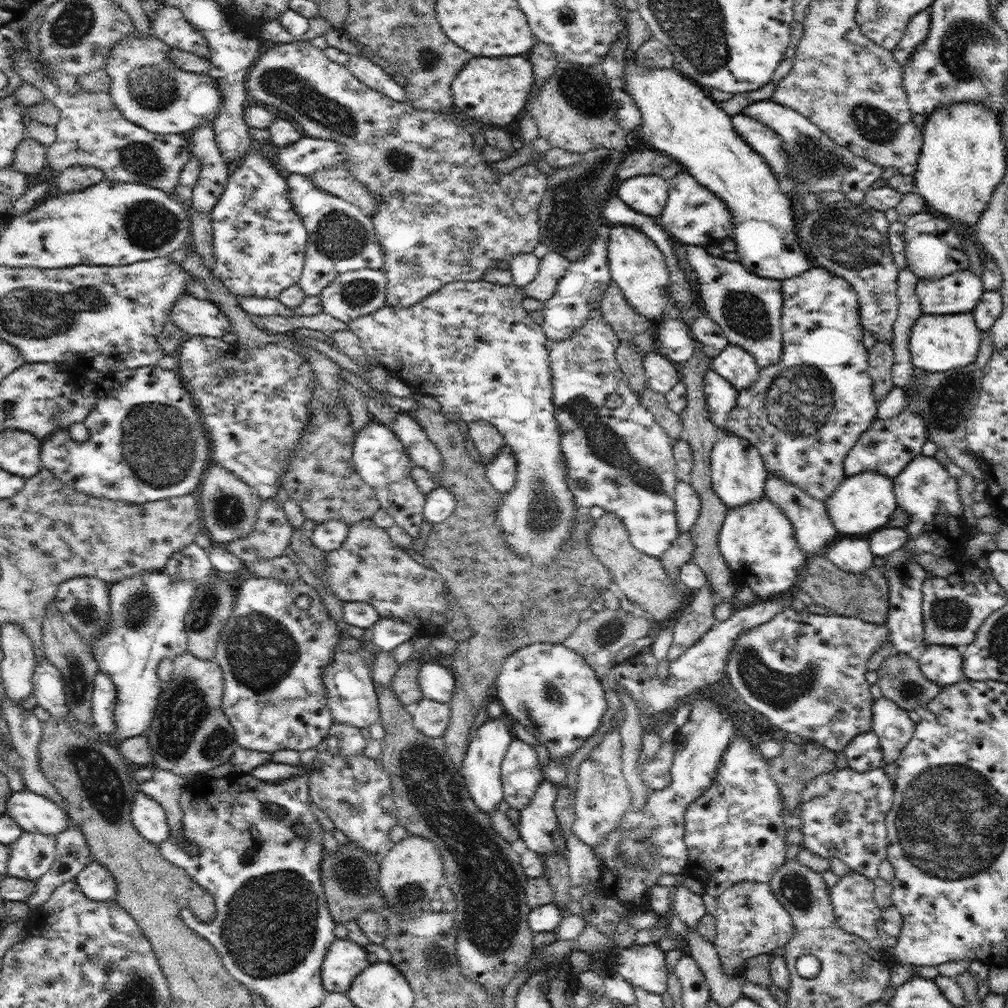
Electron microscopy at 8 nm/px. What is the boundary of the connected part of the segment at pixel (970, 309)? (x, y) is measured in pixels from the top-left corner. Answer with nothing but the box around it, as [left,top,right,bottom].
[915,271,985,315]

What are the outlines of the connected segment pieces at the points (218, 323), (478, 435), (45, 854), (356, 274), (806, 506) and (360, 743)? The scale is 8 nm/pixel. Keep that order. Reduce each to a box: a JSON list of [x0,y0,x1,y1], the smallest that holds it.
[[168,294,230,339],[468,420,505,465],[8,831,57,881],[322,269,387,323],[764,473,840,556],[327,724,365,756]]

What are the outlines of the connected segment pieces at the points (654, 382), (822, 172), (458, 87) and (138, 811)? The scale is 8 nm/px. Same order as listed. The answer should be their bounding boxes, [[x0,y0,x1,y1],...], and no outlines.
[[643,350,680,395],[743,98,884,196],[452,56,532,126],[131,787,171,845]]

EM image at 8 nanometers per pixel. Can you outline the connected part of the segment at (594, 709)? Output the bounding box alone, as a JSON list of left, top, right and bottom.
[494,643,607,764]

